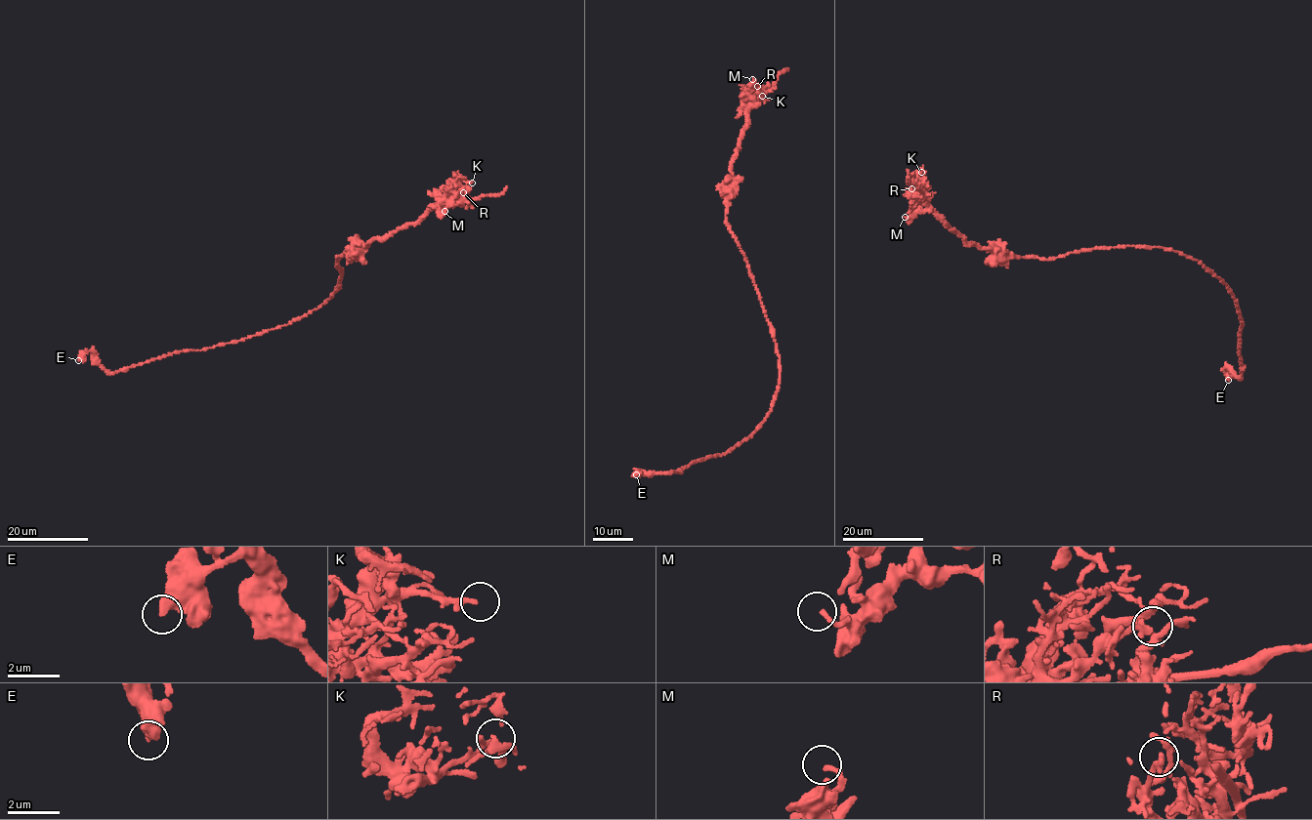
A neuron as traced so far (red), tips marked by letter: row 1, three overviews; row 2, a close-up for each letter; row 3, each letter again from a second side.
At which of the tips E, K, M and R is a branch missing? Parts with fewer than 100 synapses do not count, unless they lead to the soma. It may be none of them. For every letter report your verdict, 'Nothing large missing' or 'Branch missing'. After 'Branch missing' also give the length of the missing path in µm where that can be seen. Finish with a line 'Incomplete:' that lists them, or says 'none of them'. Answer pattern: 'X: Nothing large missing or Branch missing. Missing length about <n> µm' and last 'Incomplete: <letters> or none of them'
E: Nothing large missing
K: Nothing large missing
M: Nothing large missing
R: Nothing large missing
Incomplete: none of them

